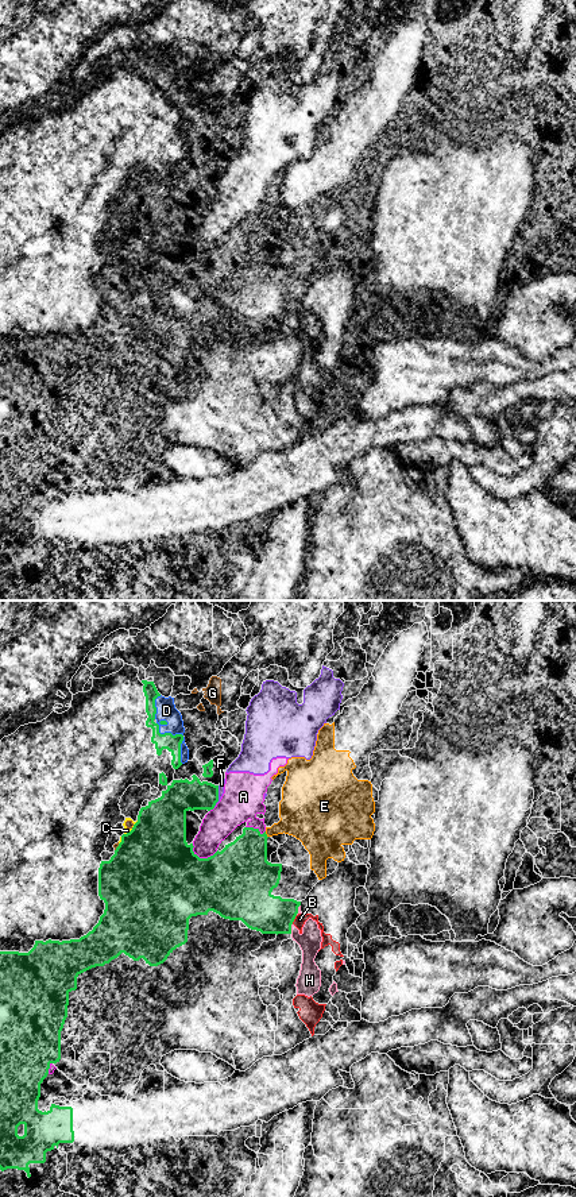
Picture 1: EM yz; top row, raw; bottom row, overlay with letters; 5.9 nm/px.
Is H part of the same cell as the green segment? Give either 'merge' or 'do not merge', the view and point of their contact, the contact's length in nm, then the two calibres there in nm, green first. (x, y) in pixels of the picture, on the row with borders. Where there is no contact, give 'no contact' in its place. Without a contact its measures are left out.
do not merge; contact yz (290, 929); length 60 nm; calibres 240 and 140 nm

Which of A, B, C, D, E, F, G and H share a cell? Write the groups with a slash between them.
A F / B / C G / D / E / H

